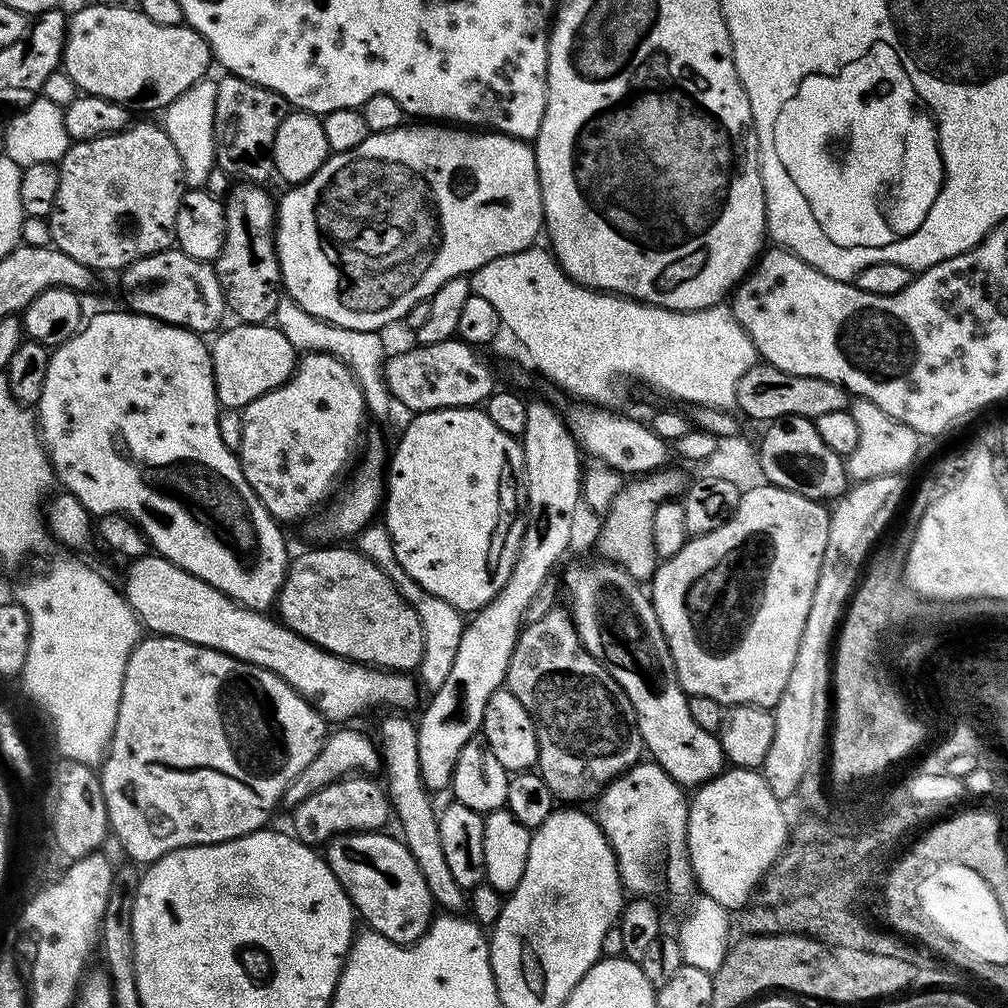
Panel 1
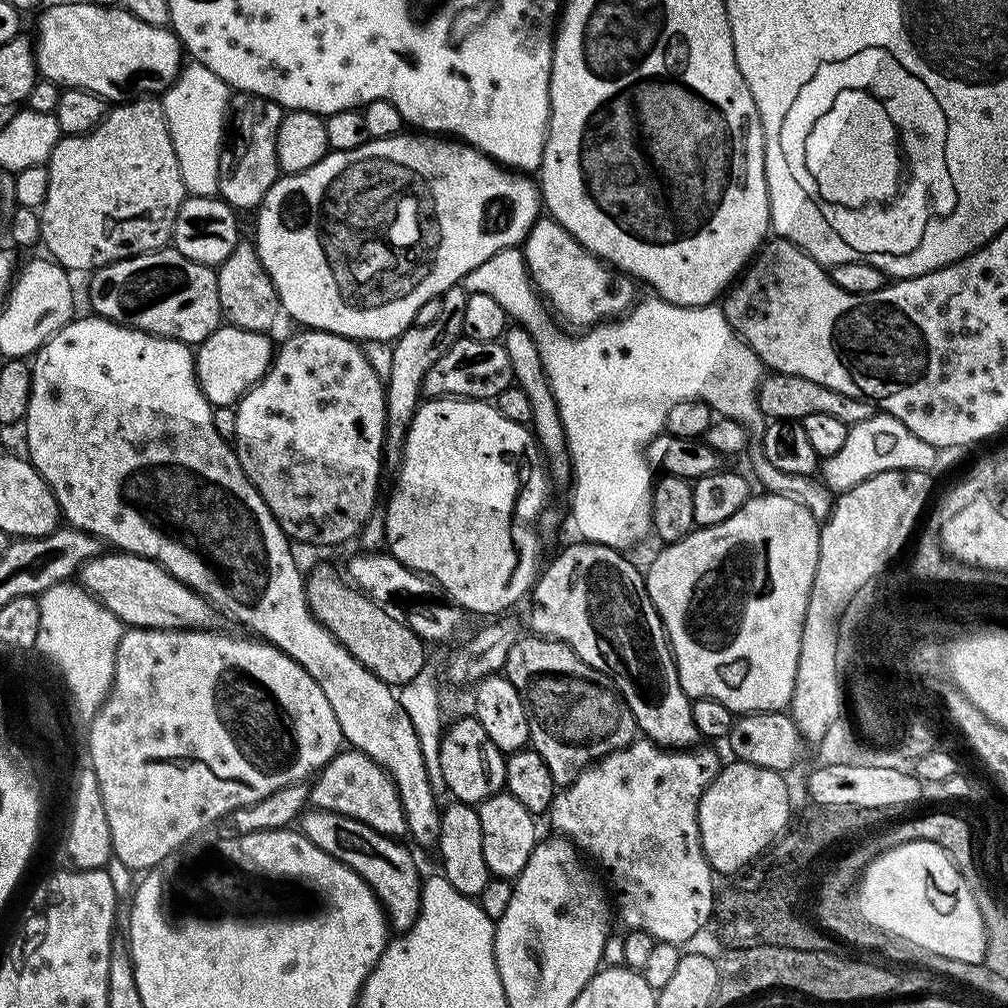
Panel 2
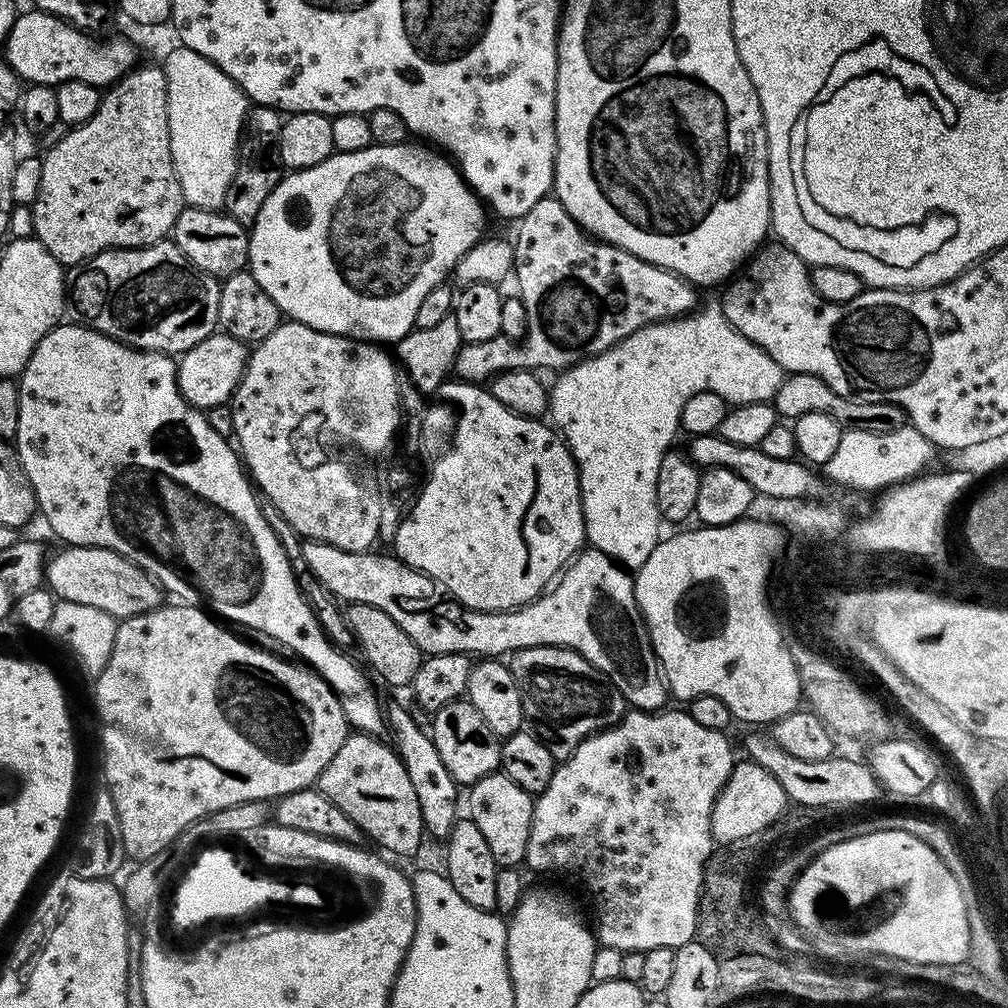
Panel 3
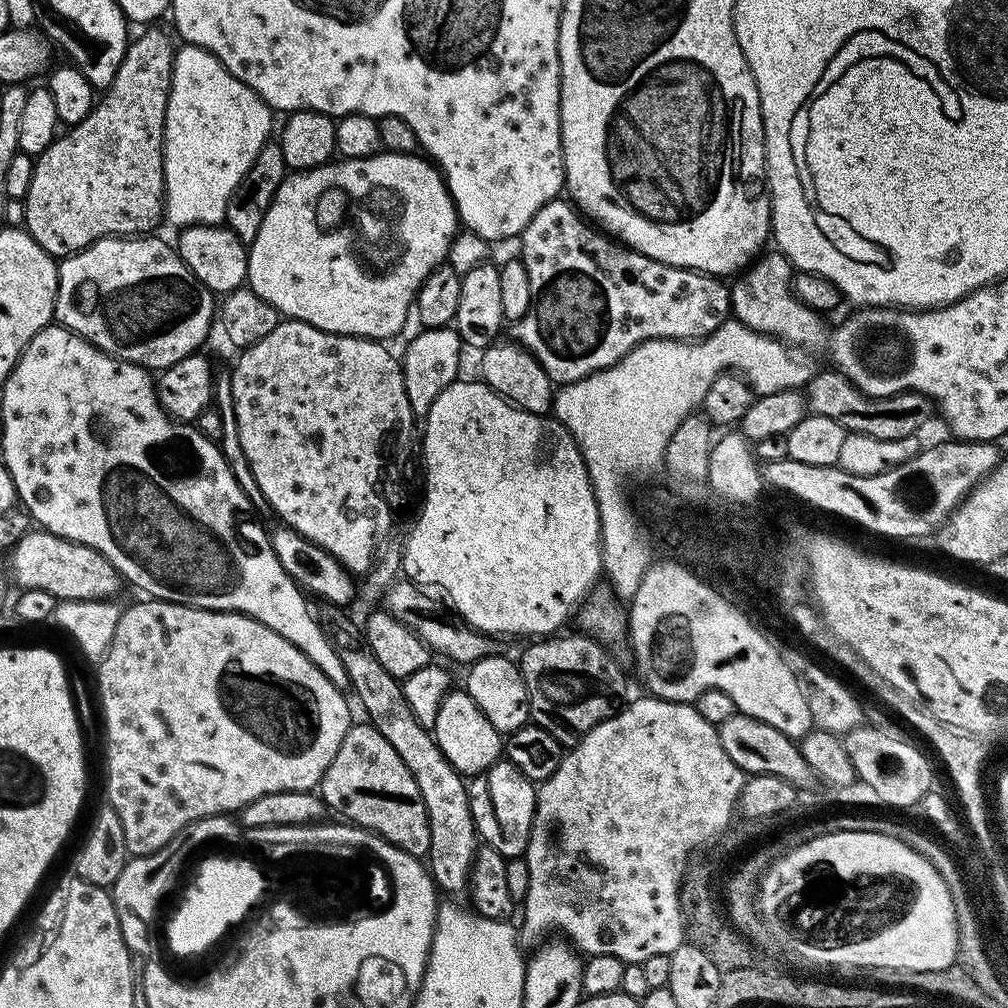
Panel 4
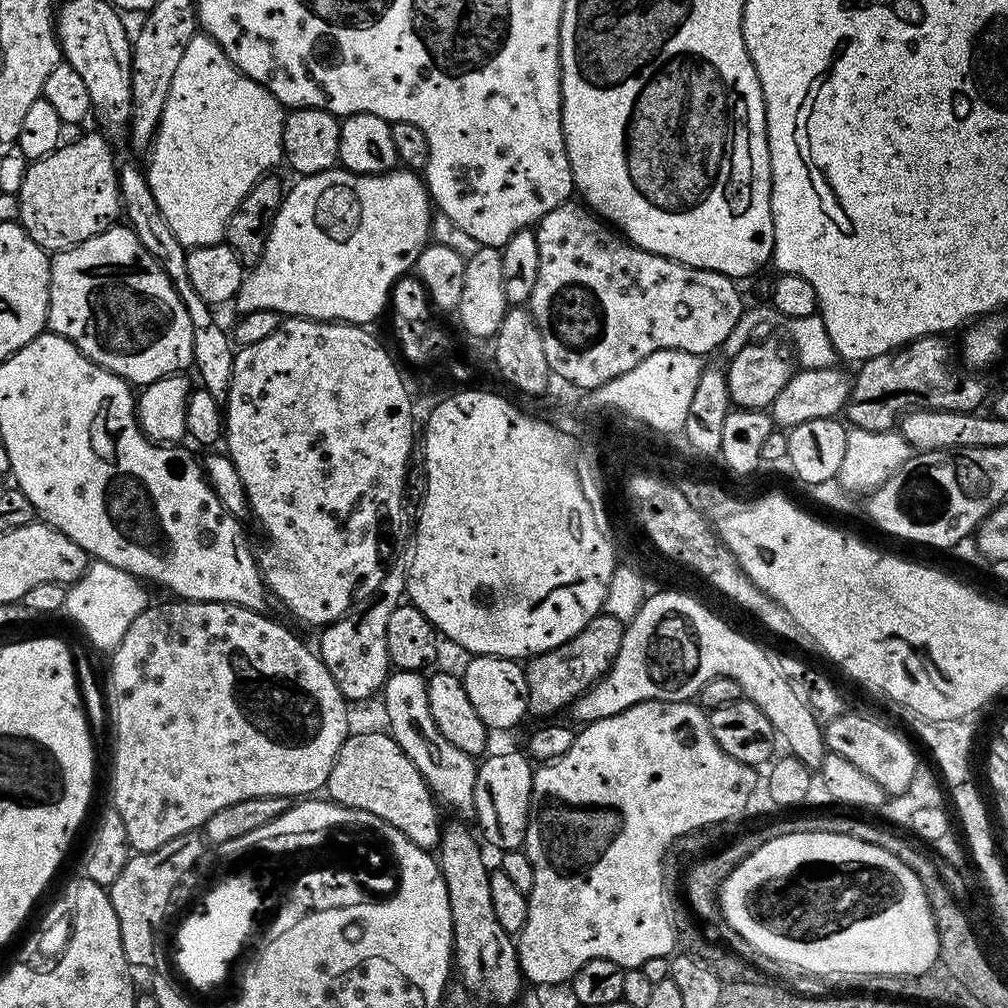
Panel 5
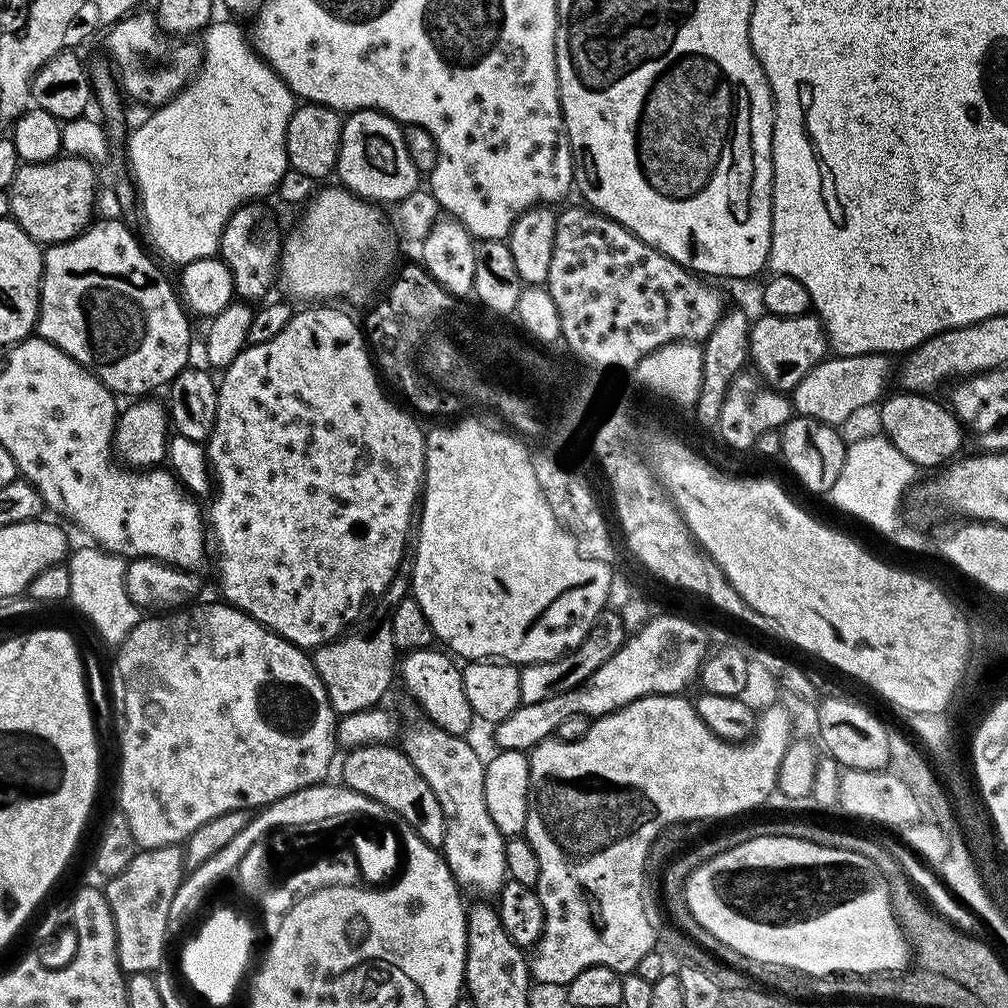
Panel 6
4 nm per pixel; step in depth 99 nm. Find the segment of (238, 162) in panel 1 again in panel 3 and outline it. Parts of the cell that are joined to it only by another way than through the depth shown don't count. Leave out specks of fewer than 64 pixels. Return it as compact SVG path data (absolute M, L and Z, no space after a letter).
M261 104L255 105L246 117L246 131L238 149L242 159L226 190L226 198L222 205L223 211L235 218L239 224L250 226L256 221L258 210L262 210L262 202L266 202L274 186L278 186L278 182L282 179L282 165L276 149L281 123L281 113Z

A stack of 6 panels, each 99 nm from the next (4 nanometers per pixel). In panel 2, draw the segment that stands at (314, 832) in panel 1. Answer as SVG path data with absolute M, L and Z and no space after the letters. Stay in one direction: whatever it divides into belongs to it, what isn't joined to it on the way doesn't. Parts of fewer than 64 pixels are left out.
M355 750L337 752L335 758L320 769L310 784L310 804L312 808L354 818L370 826L370 830L378 830L378 834L383 836L400 838L408 830L406 814L402 810L402 798L398 798L398 790L390 774L385 768L378 766L378 762Z

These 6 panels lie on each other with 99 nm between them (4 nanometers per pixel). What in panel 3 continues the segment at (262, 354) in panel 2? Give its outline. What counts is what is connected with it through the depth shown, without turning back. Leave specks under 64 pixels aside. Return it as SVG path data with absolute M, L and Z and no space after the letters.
M222 330L202 338L198 346L186 350L179 357L176 366L176 381L182 398L195 408L207 410L219 404L228 404L236 393L244 377L244 368L248 364L249 349L238 338L228 336Z

